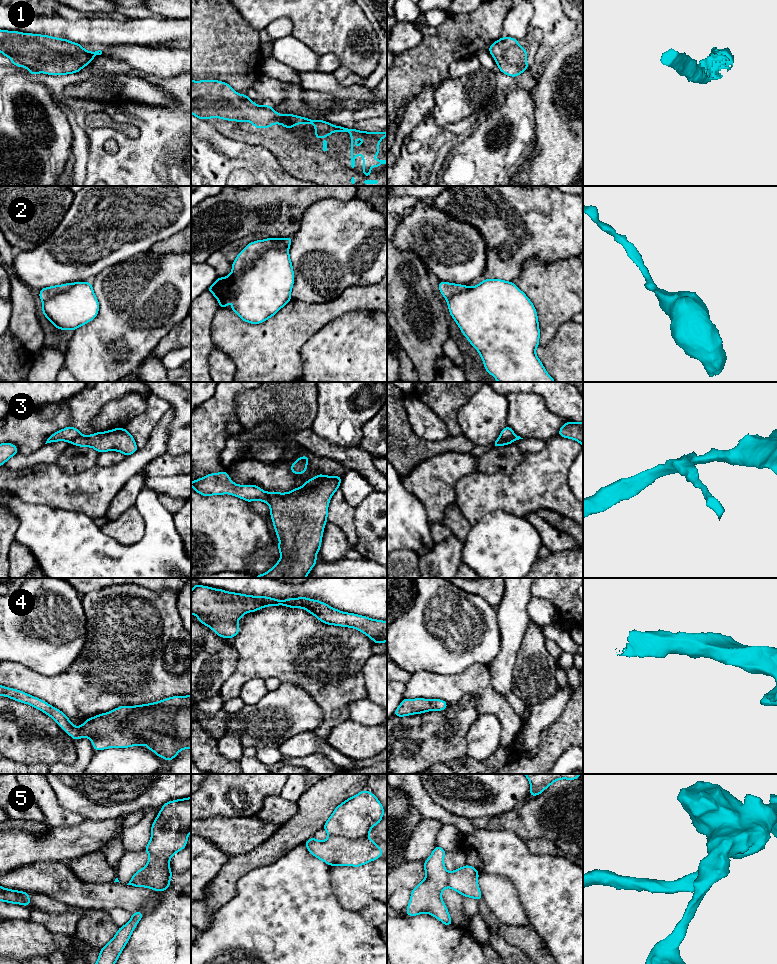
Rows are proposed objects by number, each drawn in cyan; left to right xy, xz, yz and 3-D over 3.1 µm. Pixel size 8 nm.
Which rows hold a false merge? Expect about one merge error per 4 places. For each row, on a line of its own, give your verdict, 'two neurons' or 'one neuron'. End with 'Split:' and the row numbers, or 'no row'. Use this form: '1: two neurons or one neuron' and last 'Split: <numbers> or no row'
1: one neuron
2: two neurons
3: two neurons
4: one neuron
5: two neurons
Split: 2, 3, 5

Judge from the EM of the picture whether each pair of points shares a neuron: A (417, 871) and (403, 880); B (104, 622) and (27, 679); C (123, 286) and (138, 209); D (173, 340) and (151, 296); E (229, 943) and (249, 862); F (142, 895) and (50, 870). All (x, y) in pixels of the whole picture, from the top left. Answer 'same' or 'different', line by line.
A: same
B: same
C: different
D: different
E: different
F: same

